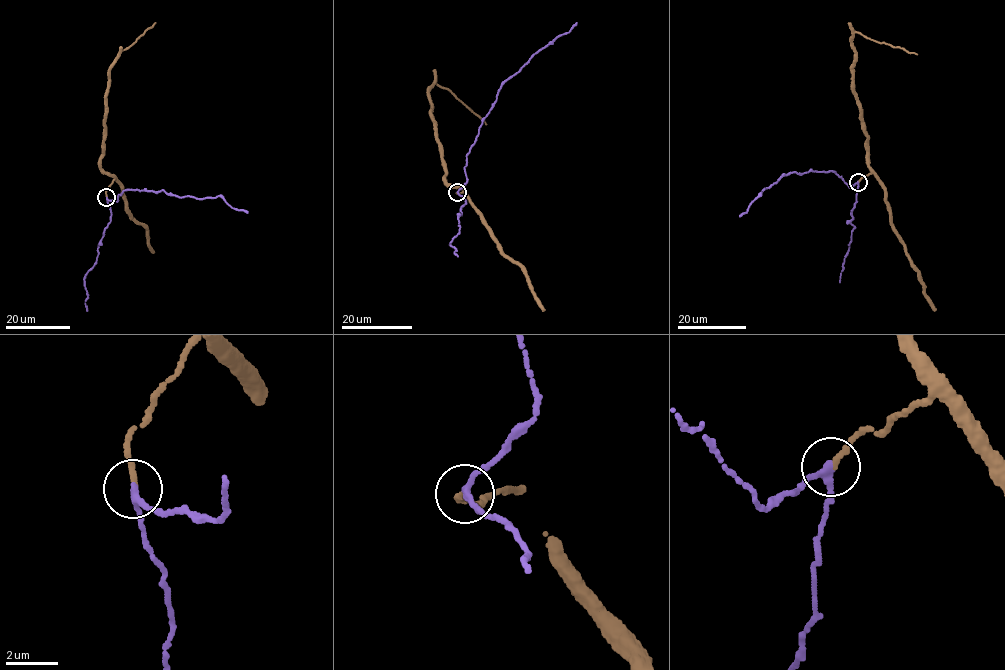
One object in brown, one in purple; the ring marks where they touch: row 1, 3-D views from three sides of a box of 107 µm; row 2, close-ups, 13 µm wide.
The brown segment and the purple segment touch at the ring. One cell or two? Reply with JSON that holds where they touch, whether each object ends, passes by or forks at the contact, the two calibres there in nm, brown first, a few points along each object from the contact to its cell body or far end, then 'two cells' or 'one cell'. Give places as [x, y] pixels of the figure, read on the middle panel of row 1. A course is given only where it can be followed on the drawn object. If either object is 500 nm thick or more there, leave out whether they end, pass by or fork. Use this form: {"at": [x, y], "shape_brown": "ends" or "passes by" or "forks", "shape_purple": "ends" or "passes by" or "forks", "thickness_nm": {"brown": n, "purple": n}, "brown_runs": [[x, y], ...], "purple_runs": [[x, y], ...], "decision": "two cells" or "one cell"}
{"at": [457, 192], "shape_brown": "ends", "shape_purple": "passes by", "thickness_nm": {"brown": 240, "purple": 260}, "brown_runs": [[458, 193], [464, 191], [447, 183], [429, 111], [431, 107], [428, 91], [432, 83], [451, 92], [486, 124]], "purple_runs": [[457, 192], [466, 182], [466, 157], [502, 85], [537, 51], [568, 32], [577, 23]], "decision": "one cell"}

